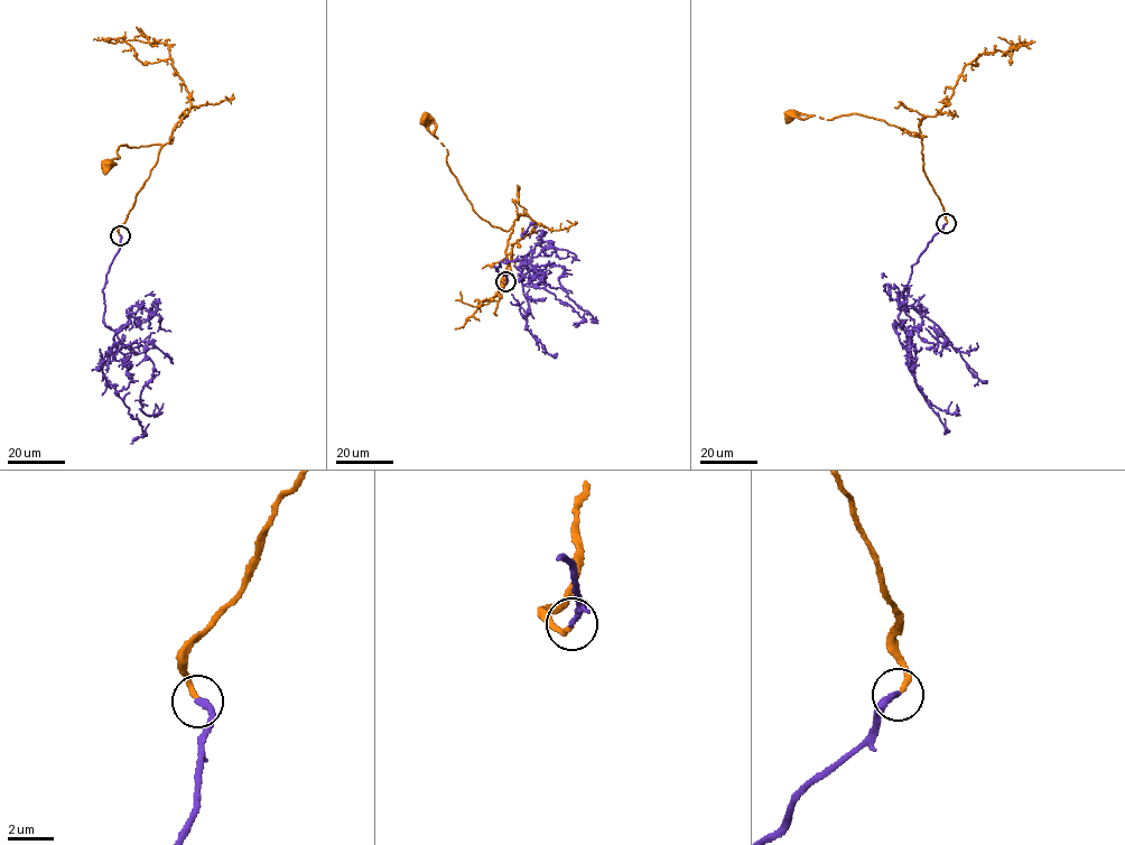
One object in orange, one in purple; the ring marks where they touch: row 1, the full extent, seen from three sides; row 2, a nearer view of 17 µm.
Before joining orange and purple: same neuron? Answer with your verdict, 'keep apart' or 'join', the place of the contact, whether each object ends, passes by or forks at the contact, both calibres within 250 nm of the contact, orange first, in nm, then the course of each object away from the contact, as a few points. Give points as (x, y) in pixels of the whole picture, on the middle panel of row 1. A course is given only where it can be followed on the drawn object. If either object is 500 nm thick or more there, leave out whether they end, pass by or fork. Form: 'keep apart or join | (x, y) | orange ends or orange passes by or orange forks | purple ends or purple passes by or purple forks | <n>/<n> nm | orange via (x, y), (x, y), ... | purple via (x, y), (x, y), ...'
join | (505, 281) | orange ends | purple ends | 240/260 nm | orange via (505, 282), (512, 225), (505, 231), (492, 226), (473, 209), (447, 163), (447, 149), (425, 118) | purple via (505, 282), (494, 266), (518, 259), (528, 263), (544, 274), (538, 286), (582, 317), (573, 325)

